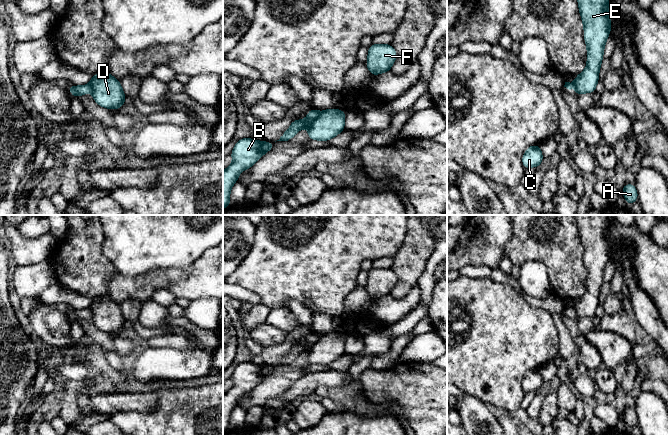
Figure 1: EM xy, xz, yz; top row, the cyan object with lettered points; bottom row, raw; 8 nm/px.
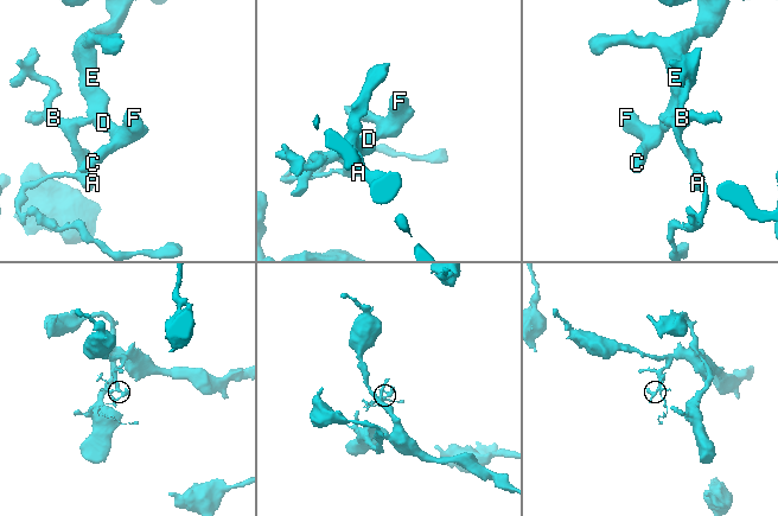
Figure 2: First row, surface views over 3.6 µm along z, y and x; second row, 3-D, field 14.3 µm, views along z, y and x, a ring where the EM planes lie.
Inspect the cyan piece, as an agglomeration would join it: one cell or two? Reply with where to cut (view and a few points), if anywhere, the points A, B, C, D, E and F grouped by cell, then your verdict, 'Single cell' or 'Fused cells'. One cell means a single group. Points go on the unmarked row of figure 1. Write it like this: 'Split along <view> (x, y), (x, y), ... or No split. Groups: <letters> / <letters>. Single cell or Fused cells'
Split along xz (319, 338), (307, 350). Groups: A B / C D E F. Fused cells

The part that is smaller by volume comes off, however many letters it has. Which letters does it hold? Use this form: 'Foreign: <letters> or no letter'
Foreign: A, B

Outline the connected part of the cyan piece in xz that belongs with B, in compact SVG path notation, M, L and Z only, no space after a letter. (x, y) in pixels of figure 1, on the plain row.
M252 362L238 364L230 378L233 387L223 394L223 433L230 429L230 414L238 405L238 399L243 394L250 393L261 380L273 372L275 366L256 365Z

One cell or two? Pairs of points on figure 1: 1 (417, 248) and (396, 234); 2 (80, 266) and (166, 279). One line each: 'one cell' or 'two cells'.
1: two cells
2: one cell

